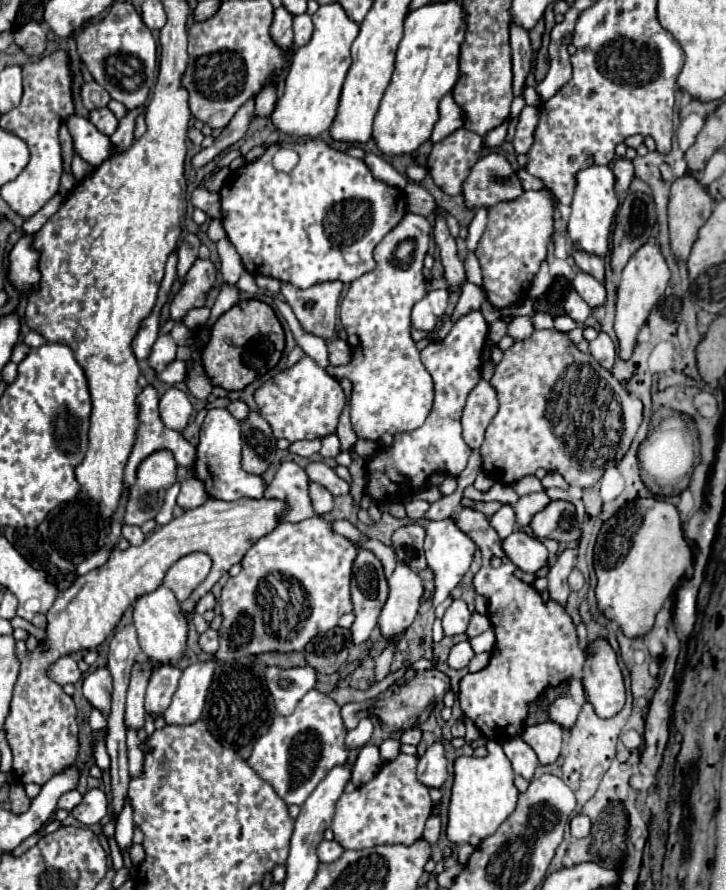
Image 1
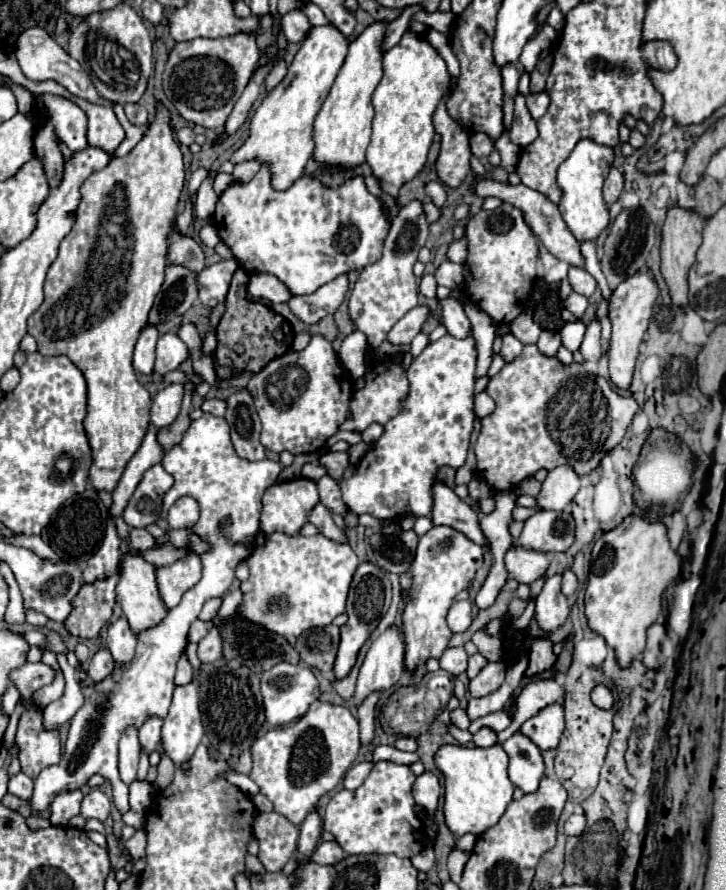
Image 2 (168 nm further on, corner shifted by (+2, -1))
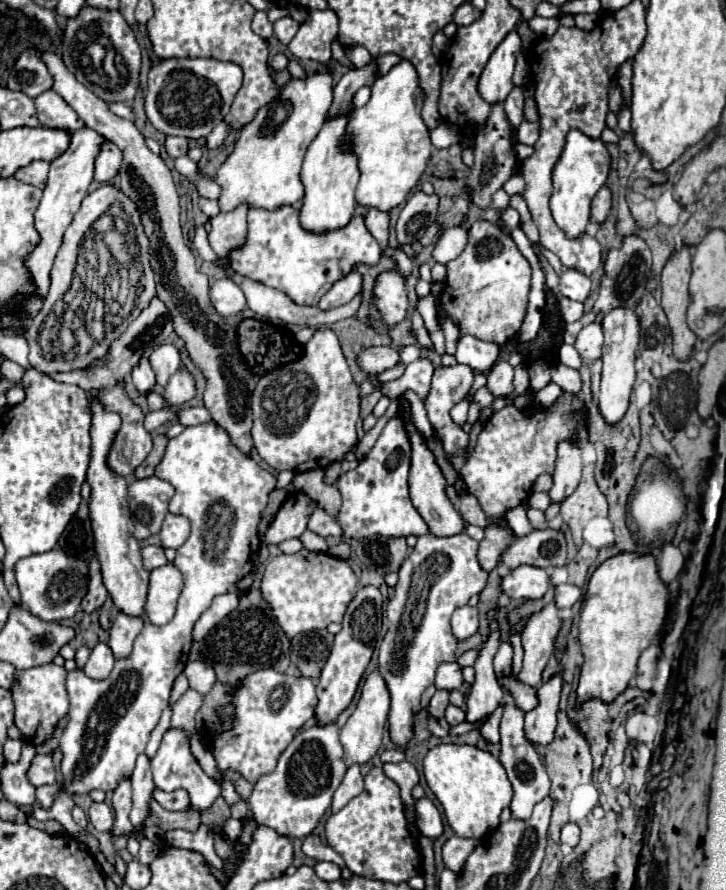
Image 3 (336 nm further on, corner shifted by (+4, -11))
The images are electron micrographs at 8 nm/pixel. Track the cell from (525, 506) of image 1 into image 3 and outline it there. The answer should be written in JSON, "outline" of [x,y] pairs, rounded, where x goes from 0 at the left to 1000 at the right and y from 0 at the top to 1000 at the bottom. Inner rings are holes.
{"outline":[[[804,492],[793,494],[774,494],[766,501],[769,515],[766,515],[766,528],[763,528],[763,546],[755,553],[760,564],[774,564],[791,548],[796,546],[796,539],[802,535],[802,503],[807,501]]]}

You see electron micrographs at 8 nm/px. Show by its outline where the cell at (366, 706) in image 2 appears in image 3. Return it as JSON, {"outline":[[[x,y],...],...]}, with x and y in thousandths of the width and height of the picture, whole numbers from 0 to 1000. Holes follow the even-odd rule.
{"outline":[[[488,861],[488,863],[479,863],[477,865],[477,872],[468,881],[468,885],[463,888],[460,892],[460,899],[457,899],[457,912],[468,912],[488,894],[493,894],[501,885],[501,879],[499,879],[499,870],[496,870],[496,863]]]}

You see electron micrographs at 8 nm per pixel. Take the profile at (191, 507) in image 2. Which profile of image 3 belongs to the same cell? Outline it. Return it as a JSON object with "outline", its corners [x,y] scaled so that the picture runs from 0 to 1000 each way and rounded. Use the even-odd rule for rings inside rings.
{"outline":[[[231,578],[223,596],[220,596],[220,607],[223,607],[223,616],[248,616],[256,604],[262,602],[262,587],[253,580],[240,580]]]}

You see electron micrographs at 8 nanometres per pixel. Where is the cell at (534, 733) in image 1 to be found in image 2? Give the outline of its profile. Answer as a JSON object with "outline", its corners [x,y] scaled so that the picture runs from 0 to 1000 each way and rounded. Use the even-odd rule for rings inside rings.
{"outline":[[[766,791],[752,793],[749,798],[744,798],[744,802],[722,811],[716,825],[730,829],[749,845],[769,838],[774,820],[777,820],[777,798],[771,791]]]}

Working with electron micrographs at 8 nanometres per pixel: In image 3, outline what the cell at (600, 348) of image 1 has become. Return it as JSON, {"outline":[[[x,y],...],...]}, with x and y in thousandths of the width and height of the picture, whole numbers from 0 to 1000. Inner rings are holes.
{"outline":[[[815,362],[804,366],[793,380],[791,391],[799,396],[802,402],[826,402],[829,398],[829,366],[824,362]]]}

